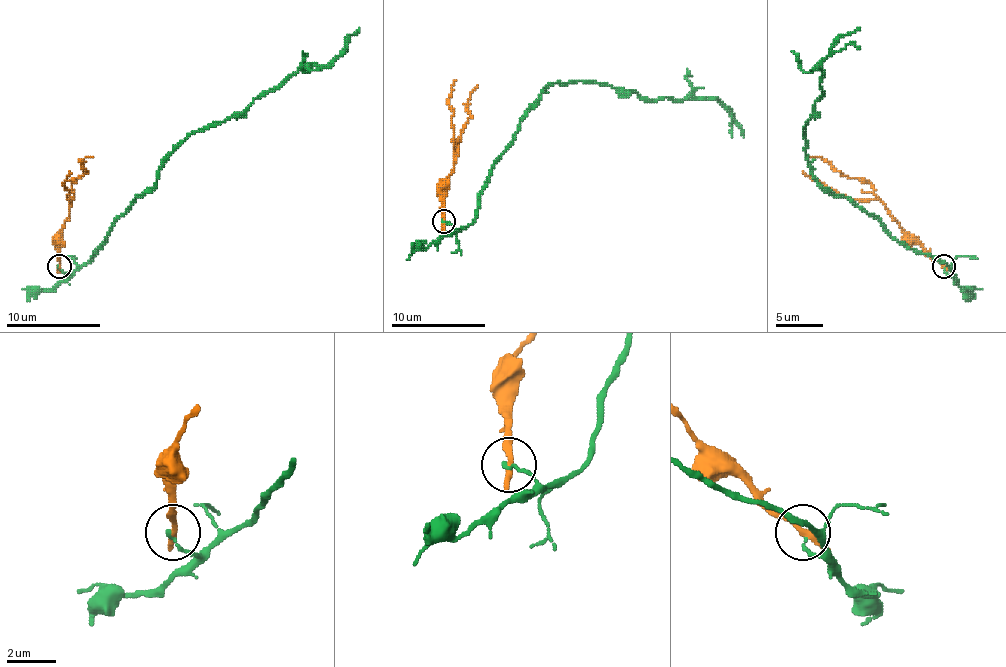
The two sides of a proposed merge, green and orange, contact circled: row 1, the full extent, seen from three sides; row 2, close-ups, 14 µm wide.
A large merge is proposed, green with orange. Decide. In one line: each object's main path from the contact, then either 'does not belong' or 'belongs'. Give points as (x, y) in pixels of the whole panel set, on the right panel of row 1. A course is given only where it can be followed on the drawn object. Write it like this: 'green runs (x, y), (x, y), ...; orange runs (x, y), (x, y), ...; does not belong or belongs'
green runs (944, 265), (949, 275), (833, 197), (805, 154), (819, 65), (859, 27); orange runs (944, 265), (904, 230), (869, 183), (836, 171), (822, 159), (808, 157); does not belong

